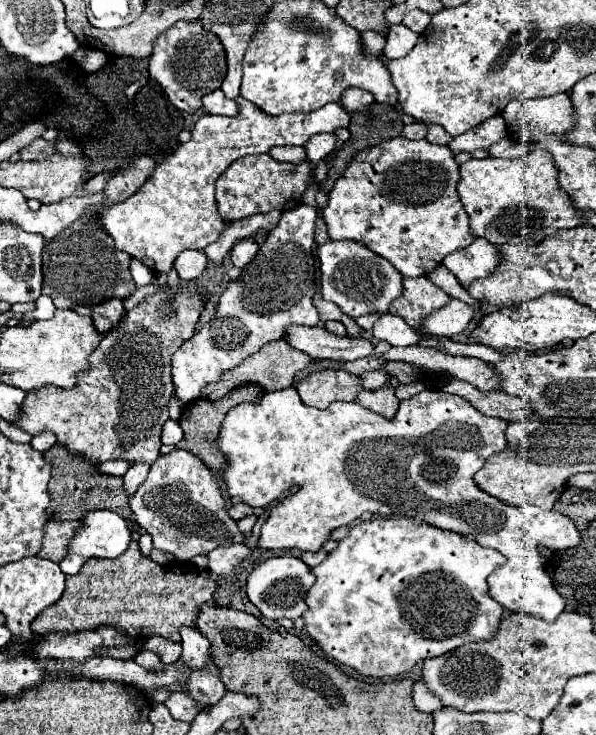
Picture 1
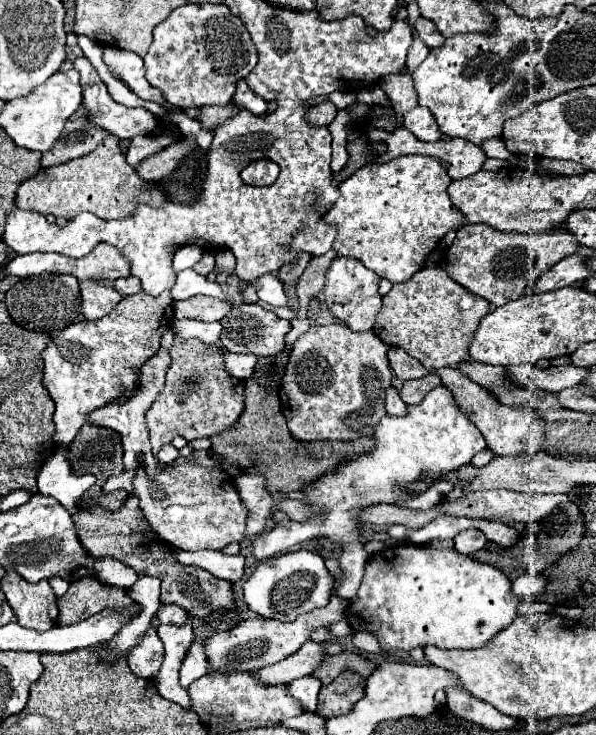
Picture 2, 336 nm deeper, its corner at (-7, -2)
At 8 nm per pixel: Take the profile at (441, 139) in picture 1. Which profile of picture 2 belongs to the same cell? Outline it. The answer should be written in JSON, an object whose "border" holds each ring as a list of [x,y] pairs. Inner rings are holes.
{"border":[[[489,138],[487,142],[483,142],[481,150],[489,156],[489,158],[501,158],[501,160],[509,160],[513,154],[503,146],[501,138]]]}

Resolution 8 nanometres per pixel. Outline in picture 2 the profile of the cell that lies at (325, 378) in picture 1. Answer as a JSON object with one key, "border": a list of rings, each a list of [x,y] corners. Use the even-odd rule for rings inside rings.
{"border":[[[313,324],[293,344],[291,360],[279,388],[281,410],[287,416],[291,434],[299,440],[357,440],[371,436],[373,426],[385,416],[383,392],[393,380],[393,372],[387,362],[387,350],[389,346],[381,338],[377,338],[373,330],[353,332],[343,324]]]}

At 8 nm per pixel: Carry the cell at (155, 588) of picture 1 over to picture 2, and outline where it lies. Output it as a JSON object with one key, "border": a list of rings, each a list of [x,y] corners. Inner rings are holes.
{"border":[[[93,576],[75,580],[75,582],[71,582],[67,594],[57,598],[57,606],[59,606],[57,624],[59,626],[75,624],[105,608],[109,608],[109,610],[129,608],[135,602],[127,594],[129,592],[125,588],[115,588],[115,586],[103,584]]]}

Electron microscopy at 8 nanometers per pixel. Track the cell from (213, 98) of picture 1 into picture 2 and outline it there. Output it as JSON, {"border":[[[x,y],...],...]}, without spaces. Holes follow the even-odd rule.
{"border":[[[239,80],[239,86],[237,86],[237,92],[235,92],[233,102],[235,102],[235,106],[241,106],[241,108],[249,110],[255,116],[261,116],[261,114],[267,112],[267,102],[261,96],[257,96],[255,92],[251,92],[247,88],[247,82],[245,80]]]}

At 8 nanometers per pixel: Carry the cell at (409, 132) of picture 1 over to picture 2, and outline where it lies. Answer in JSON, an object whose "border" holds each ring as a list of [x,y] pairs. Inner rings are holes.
{"border":[[[415,106],[409,112],[405,112],[403,126],[423,142],[437,142],[443,138],[433,114],[421,106]]]}

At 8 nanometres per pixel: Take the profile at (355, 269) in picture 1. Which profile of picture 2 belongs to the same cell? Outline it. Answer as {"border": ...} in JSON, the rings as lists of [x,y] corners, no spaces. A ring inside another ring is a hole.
{"border":[[[337,256],[331,262],[327,270],[327,282],[323,286],[323,294],[325,294],[325,304],[331,310],[331,314],[337,320],[345,322],[345,326],[349,326],[353,332],[371,330],[373,320],[383,306],[383,300],[379,294],[379,276],[355,258]]]}

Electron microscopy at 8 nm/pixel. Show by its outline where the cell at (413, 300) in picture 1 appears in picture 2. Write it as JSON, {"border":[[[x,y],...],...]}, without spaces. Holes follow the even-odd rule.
{"border":[[[437,264],[425,266],[409,282],[395,284],[383,298],[383,308],[375,318],[375,334],[389,346],[403,348],[425,368],[457,366],[469,358],[469,344],[479,320],[489,312],[489,302],[471,294]]]}

